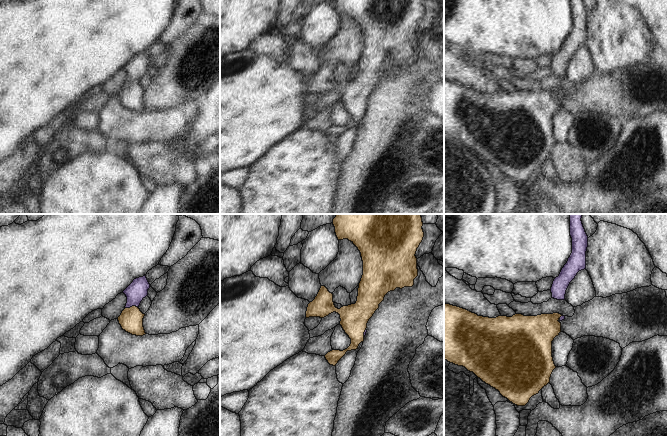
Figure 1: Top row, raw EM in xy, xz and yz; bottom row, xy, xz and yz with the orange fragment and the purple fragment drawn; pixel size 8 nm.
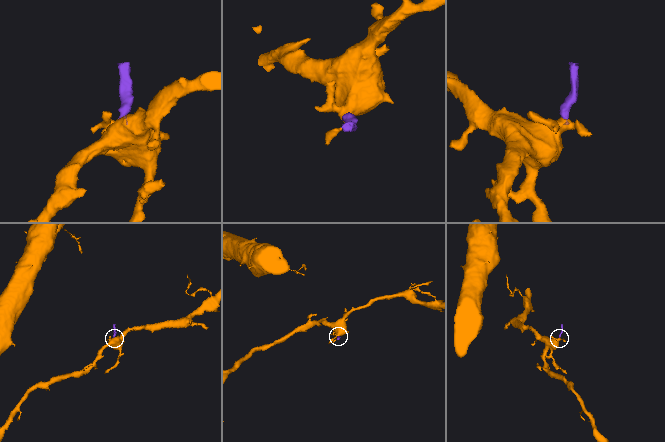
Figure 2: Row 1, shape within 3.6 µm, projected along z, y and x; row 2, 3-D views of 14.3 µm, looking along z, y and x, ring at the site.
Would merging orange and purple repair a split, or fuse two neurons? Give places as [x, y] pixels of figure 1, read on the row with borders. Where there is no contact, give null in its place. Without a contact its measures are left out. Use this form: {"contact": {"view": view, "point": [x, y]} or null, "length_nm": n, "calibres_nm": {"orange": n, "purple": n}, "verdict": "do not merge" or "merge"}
{"contact": {"view": "xy", "point": [132, 306]}, "length_nm": 110, "calibres_nm": {"orange": 190, "purple": 160}, "verdict": "merge"}

